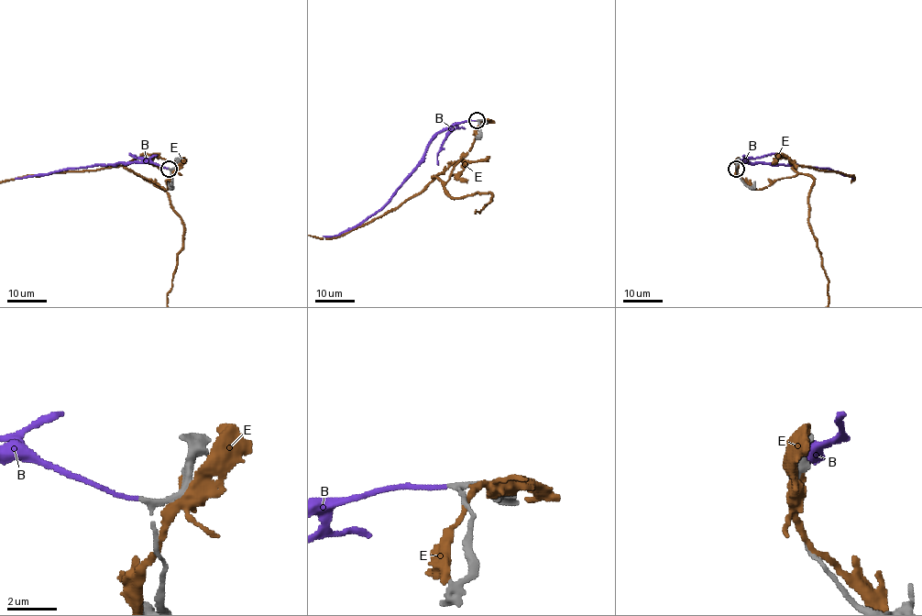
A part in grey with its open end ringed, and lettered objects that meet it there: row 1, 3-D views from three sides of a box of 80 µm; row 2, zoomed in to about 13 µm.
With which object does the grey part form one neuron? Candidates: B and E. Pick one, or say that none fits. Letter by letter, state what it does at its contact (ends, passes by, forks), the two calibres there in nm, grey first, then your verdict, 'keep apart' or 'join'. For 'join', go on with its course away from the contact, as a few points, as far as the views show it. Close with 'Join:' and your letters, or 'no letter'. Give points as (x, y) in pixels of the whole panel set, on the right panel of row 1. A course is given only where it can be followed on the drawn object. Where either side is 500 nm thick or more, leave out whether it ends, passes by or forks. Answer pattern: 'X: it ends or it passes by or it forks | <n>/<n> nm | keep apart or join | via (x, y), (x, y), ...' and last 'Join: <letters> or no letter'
B: it ends | 180/160 nm | join
E: it forks | 340/380 nm | keep apart
Join: B

